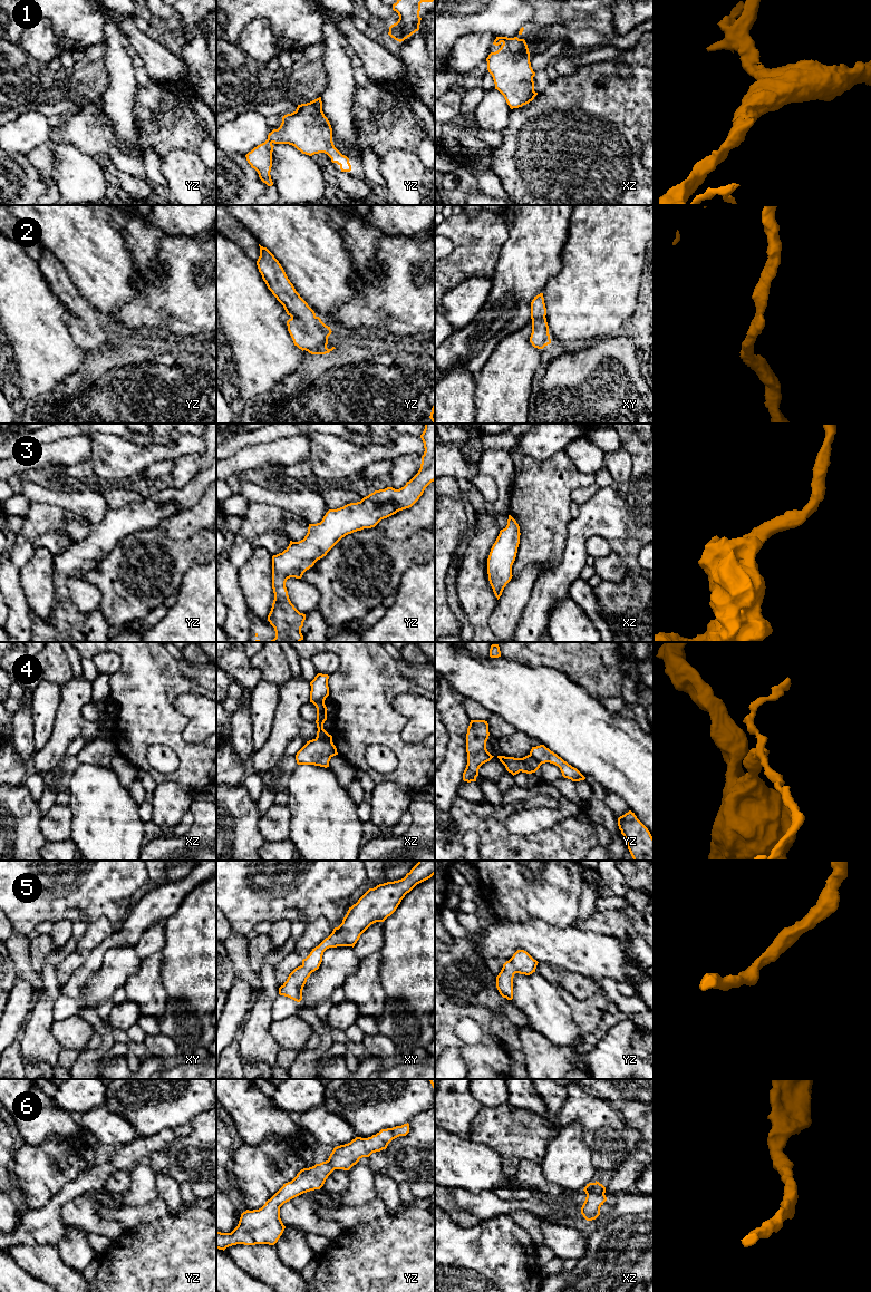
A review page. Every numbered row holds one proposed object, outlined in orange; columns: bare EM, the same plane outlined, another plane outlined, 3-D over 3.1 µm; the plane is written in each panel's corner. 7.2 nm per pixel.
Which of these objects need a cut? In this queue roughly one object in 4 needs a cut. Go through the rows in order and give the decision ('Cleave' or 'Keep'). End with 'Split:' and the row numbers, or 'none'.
1: Keep
2: Keep
3: Keep
4: Cleave
5: Keep
6: Keep
Split: 4

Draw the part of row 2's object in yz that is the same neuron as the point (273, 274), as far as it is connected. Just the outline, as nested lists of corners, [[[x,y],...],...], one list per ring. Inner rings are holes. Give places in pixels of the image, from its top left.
[[[259,244],[260,256],[257,261],[259,272],[268,289],[283,305],[291,318],[287,321],[288,331],[297,346],[302,351],[311,354],[326,354],[336,349],[327,348],[330,327],[326,326],[308,303],[296,291],[288,279],[283,268],[274,255]]]

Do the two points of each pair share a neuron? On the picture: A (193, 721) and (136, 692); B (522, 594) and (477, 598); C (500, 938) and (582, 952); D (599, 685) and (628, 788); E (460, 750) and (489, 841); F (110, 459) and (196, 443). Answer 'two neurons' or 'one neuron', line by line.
A: two neurons
B: two neurons
C: one neuron
D: two neurons
E: two neurons
F: one neuron

